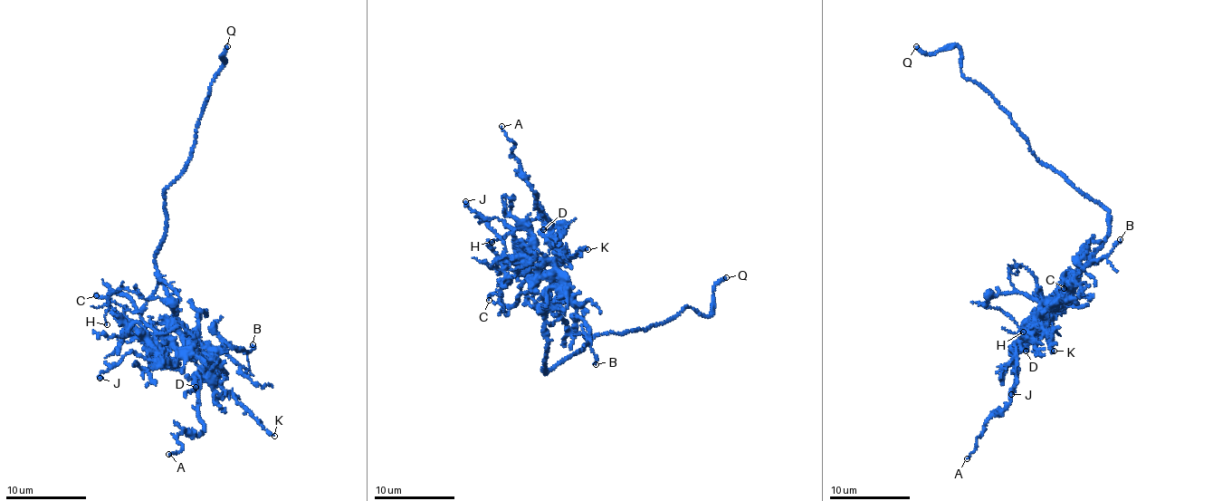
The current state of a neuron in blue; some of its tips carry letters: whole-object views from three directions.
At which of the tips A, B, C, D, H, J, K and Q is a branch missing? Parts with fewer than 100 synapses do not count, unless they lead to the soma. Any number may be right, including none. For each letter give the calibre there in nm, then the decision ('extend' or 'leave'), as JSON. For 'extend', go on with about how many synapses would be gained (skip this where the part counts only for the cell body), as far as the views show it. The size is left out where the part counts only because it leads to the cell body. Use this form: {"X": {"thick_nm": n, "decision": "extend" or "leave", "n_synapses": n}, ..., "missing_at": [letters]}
{"A": {"thick_nm": 110, "decision": "leave"}, "B": {"thick_nm": 200, "decision": "leave"}, "C": {"thick_nm": 200, "decision": "leave"}, "D": {"thick_nm": 360, "decision": "leave"}, "H": {"thick_nm": 100, "decision": "leave"}, "J": {"thick_nm": 240, "decision": "leave"}, "K": {"thick_nm": 150, "decision": "leave"}, "Q": {"thick_nm": 200, "decision": "extend"}, "missing_at": ["Q"]}

